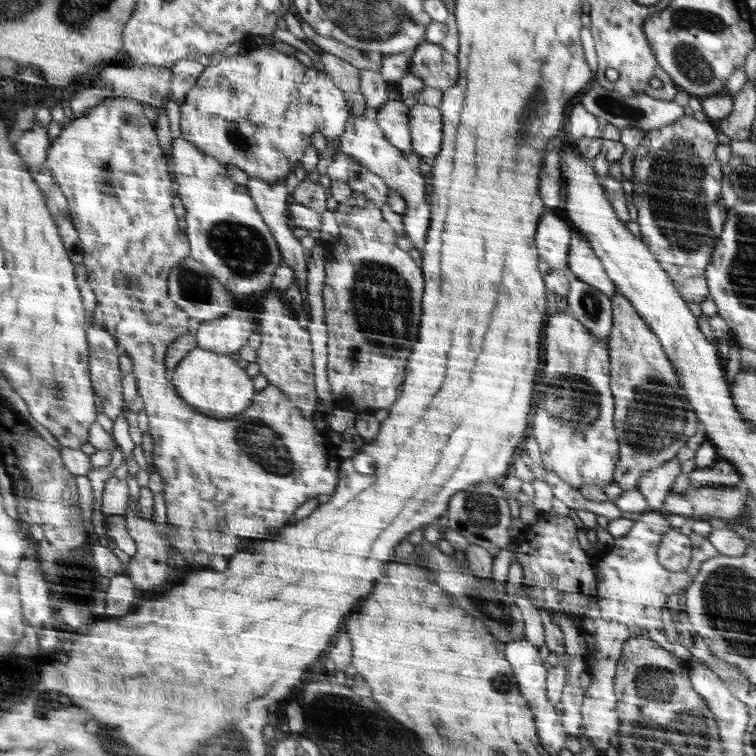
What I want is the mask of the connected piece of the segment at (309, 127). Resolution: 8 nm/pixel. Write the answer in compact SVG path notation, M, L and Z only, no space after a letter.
M274 44L262 47L261 49L247 50L241 55L225 56L216 66L206 66L197 80L197 84L189 90L186 98L184 98L184 102L179 106L179 110L182 138L195 143L204 154L219 159L225 165L234 164L245 171L249 177L261 178L271 183L286 180L288 176L295 172L295 169L301 166L300 162L304 162L304 154L308 154L308 146L312 146L312 138L316 138L316 134L323 134L326 139L326 146L328 148L336 148L338 152L339 138L345 131L348 119L350 118L350 112L348 111L343 91L335 84L332 84L332 79L327 73L320 71L316 74L314 66L305 66L300 60L296 60L294 53L285 54L284 50L276 50Z

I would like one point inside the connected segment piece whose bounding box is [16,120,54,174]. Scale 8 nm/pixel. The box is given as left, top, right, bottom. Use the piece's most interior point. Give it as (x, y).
(34, 146)

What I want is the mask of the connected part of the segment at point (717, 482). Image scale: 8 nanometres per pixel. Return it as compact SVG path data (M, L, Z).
M718 459L708 468L694 468L688 473L688 484L692 488L701 486L740 486L740 475L736 469L723 459Z

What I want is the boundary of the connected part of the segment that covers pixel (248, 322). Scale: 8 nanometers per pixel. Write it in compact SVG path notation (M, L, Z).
M232 310L223 318L201 322L198 334L198 348L216 354L234 356L234 352L242 350L250 335L256 329L254 312Z

